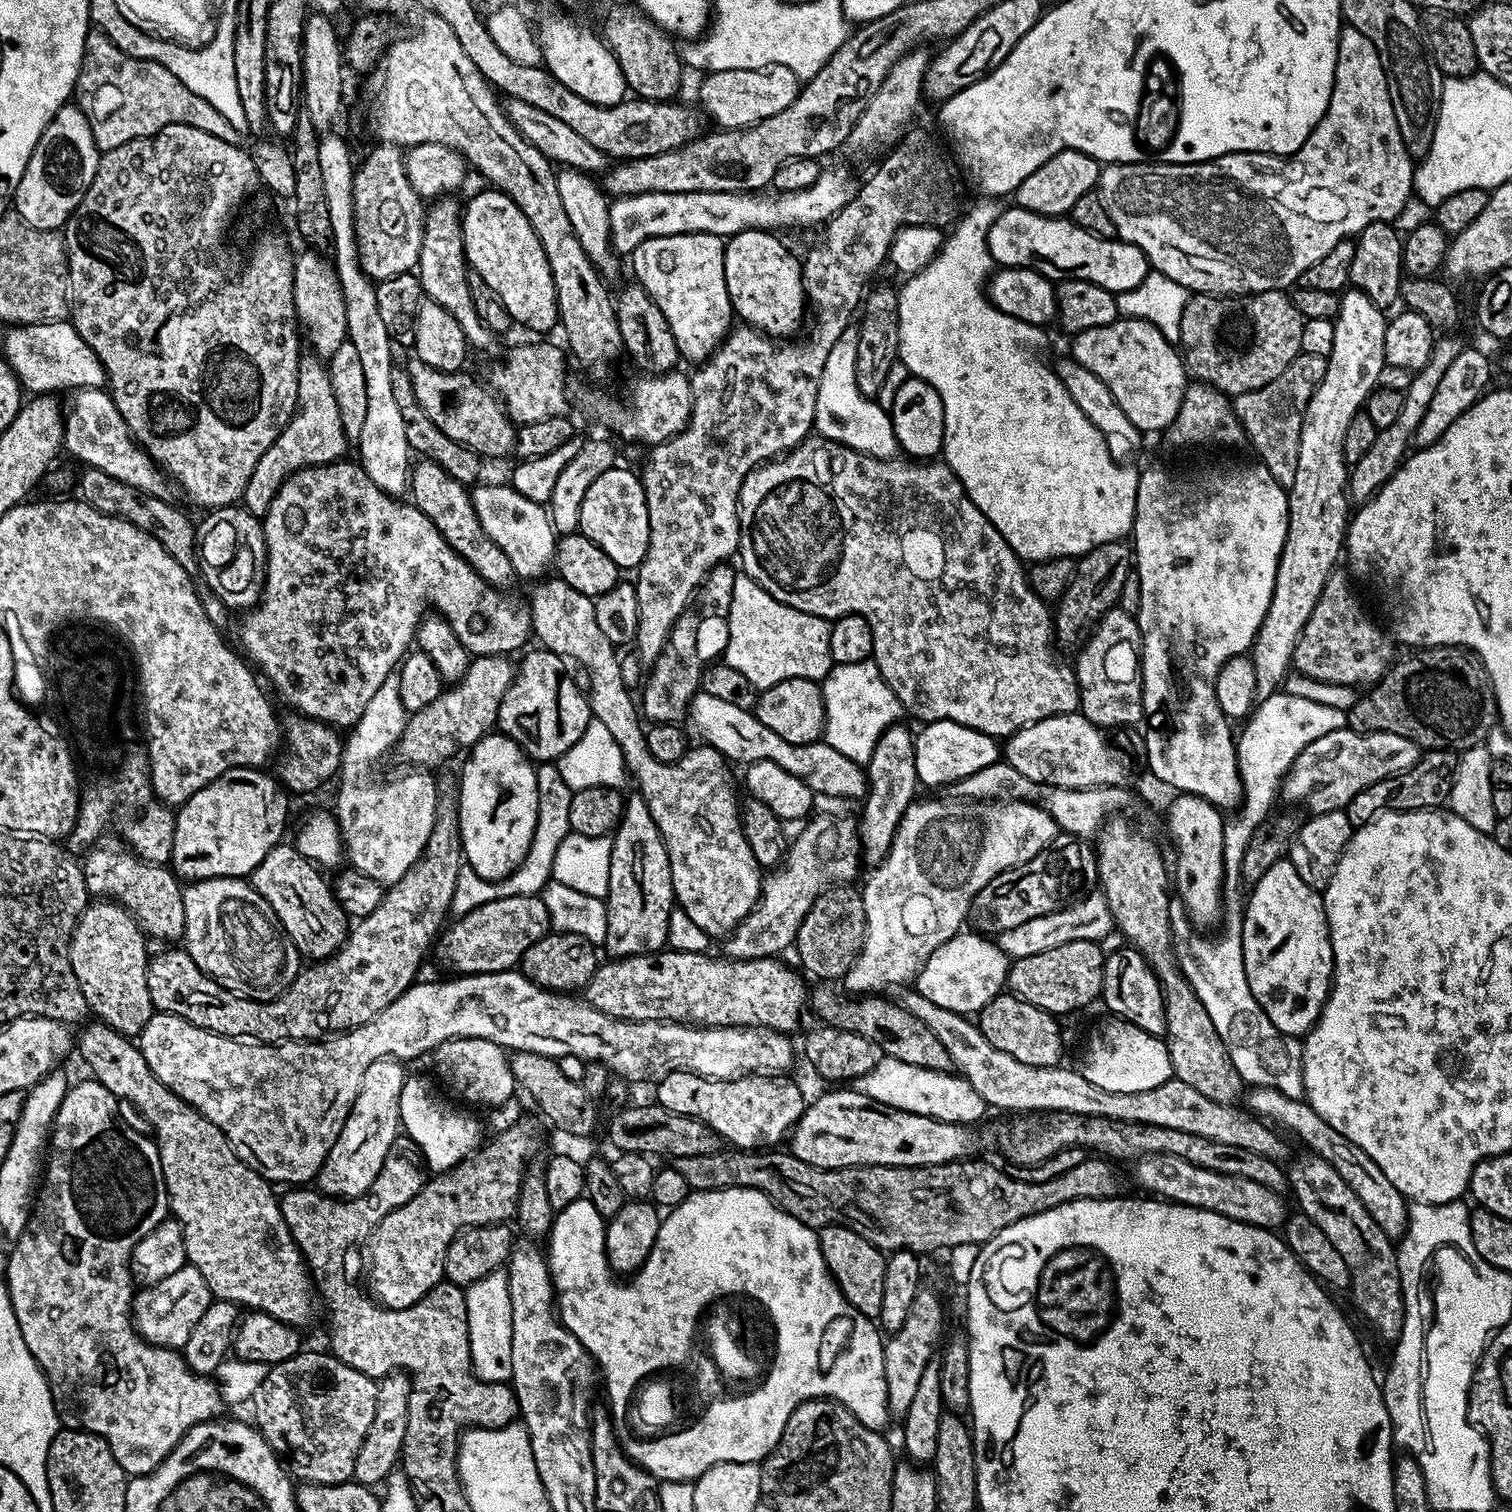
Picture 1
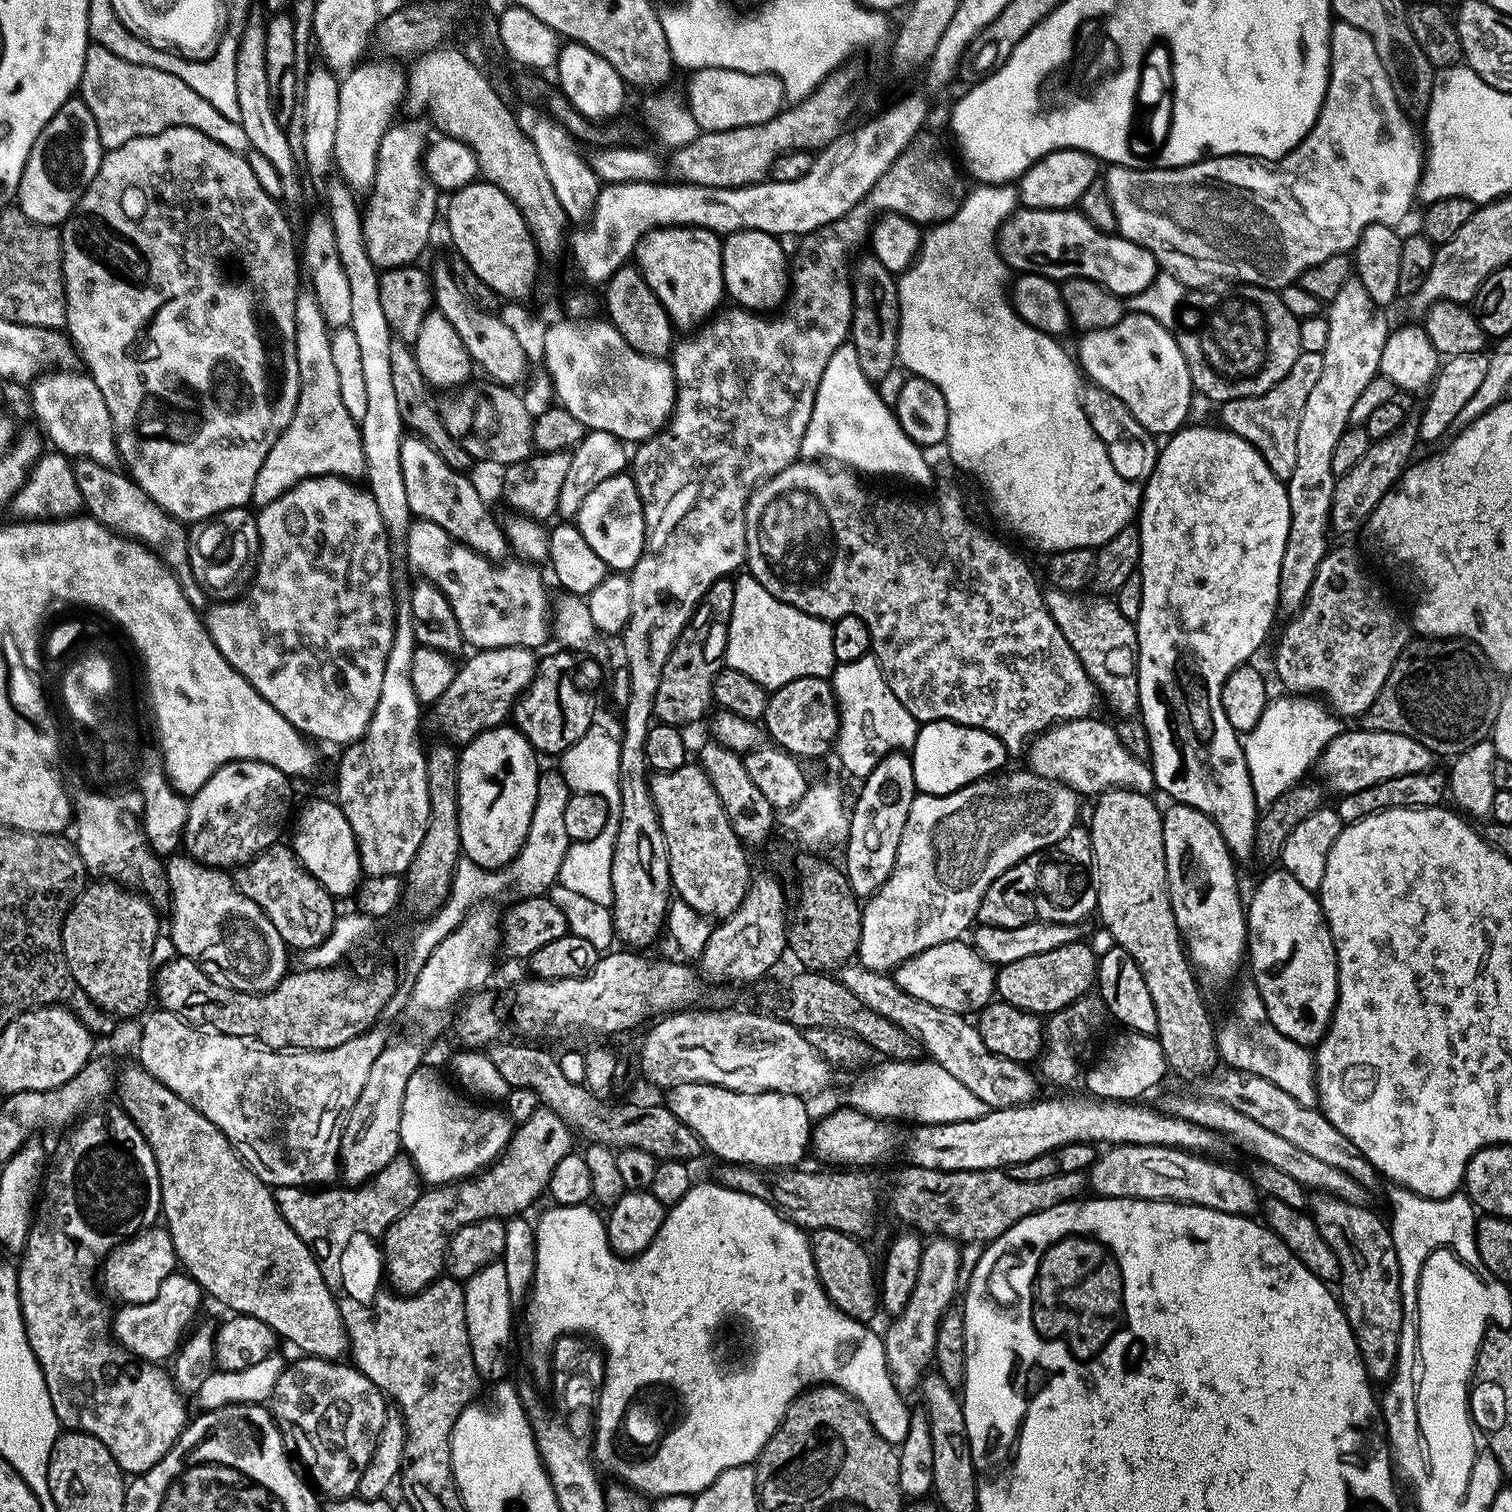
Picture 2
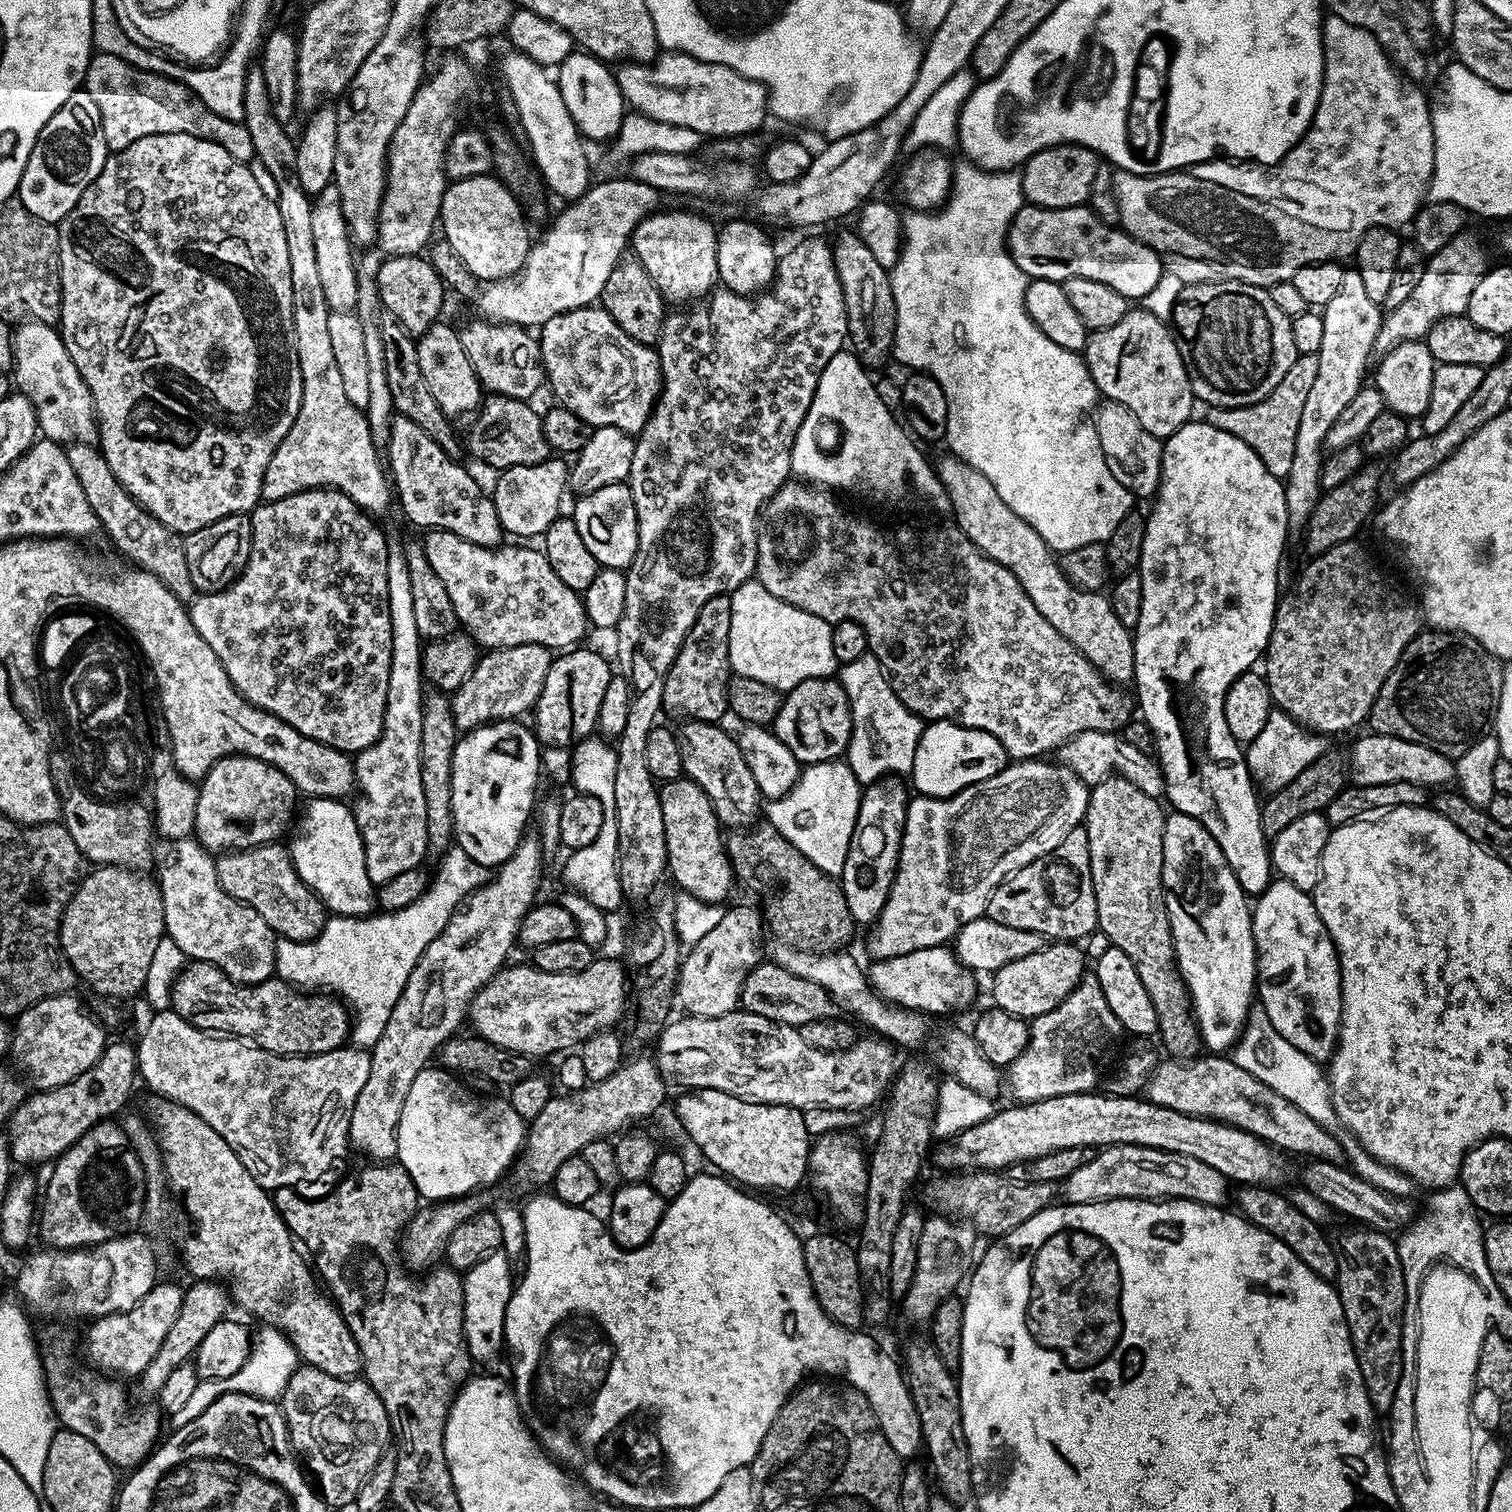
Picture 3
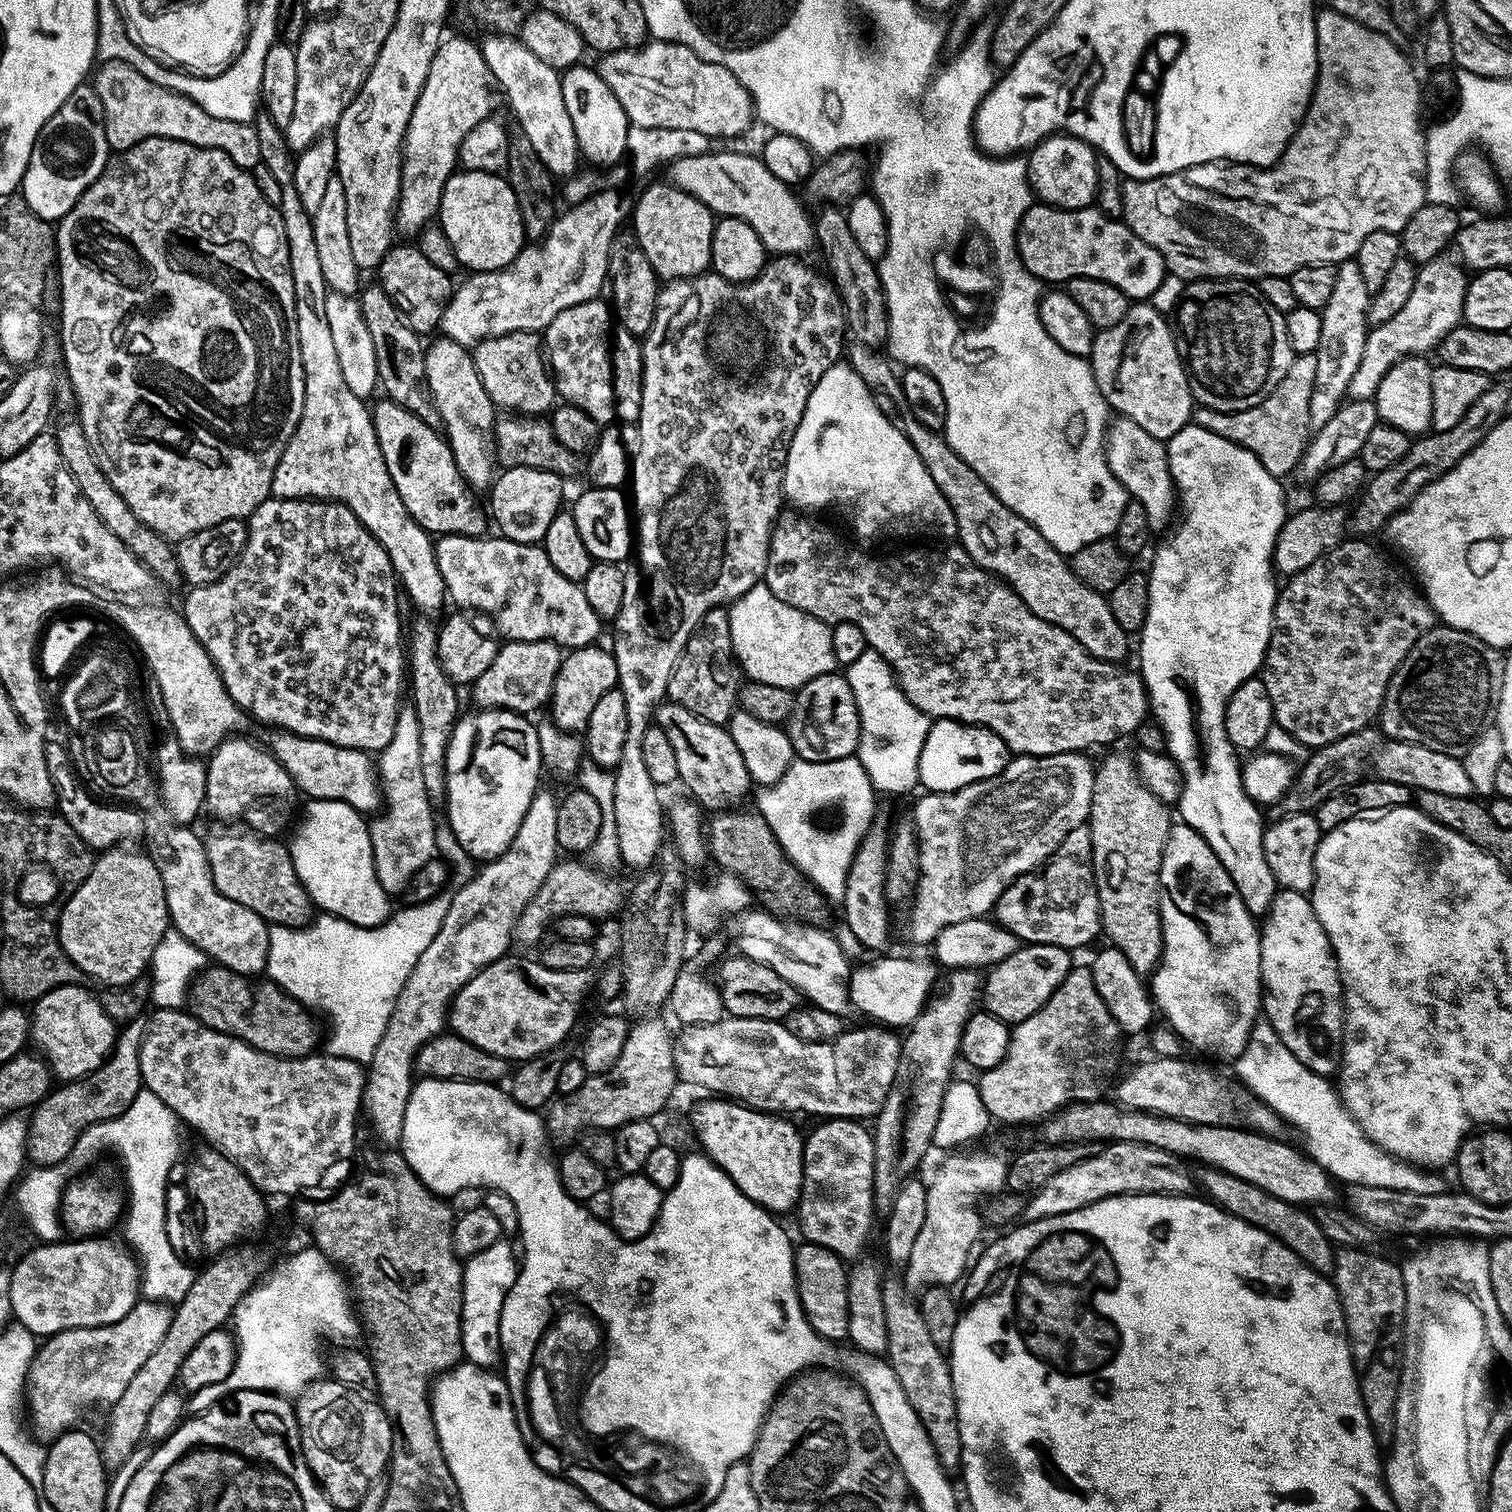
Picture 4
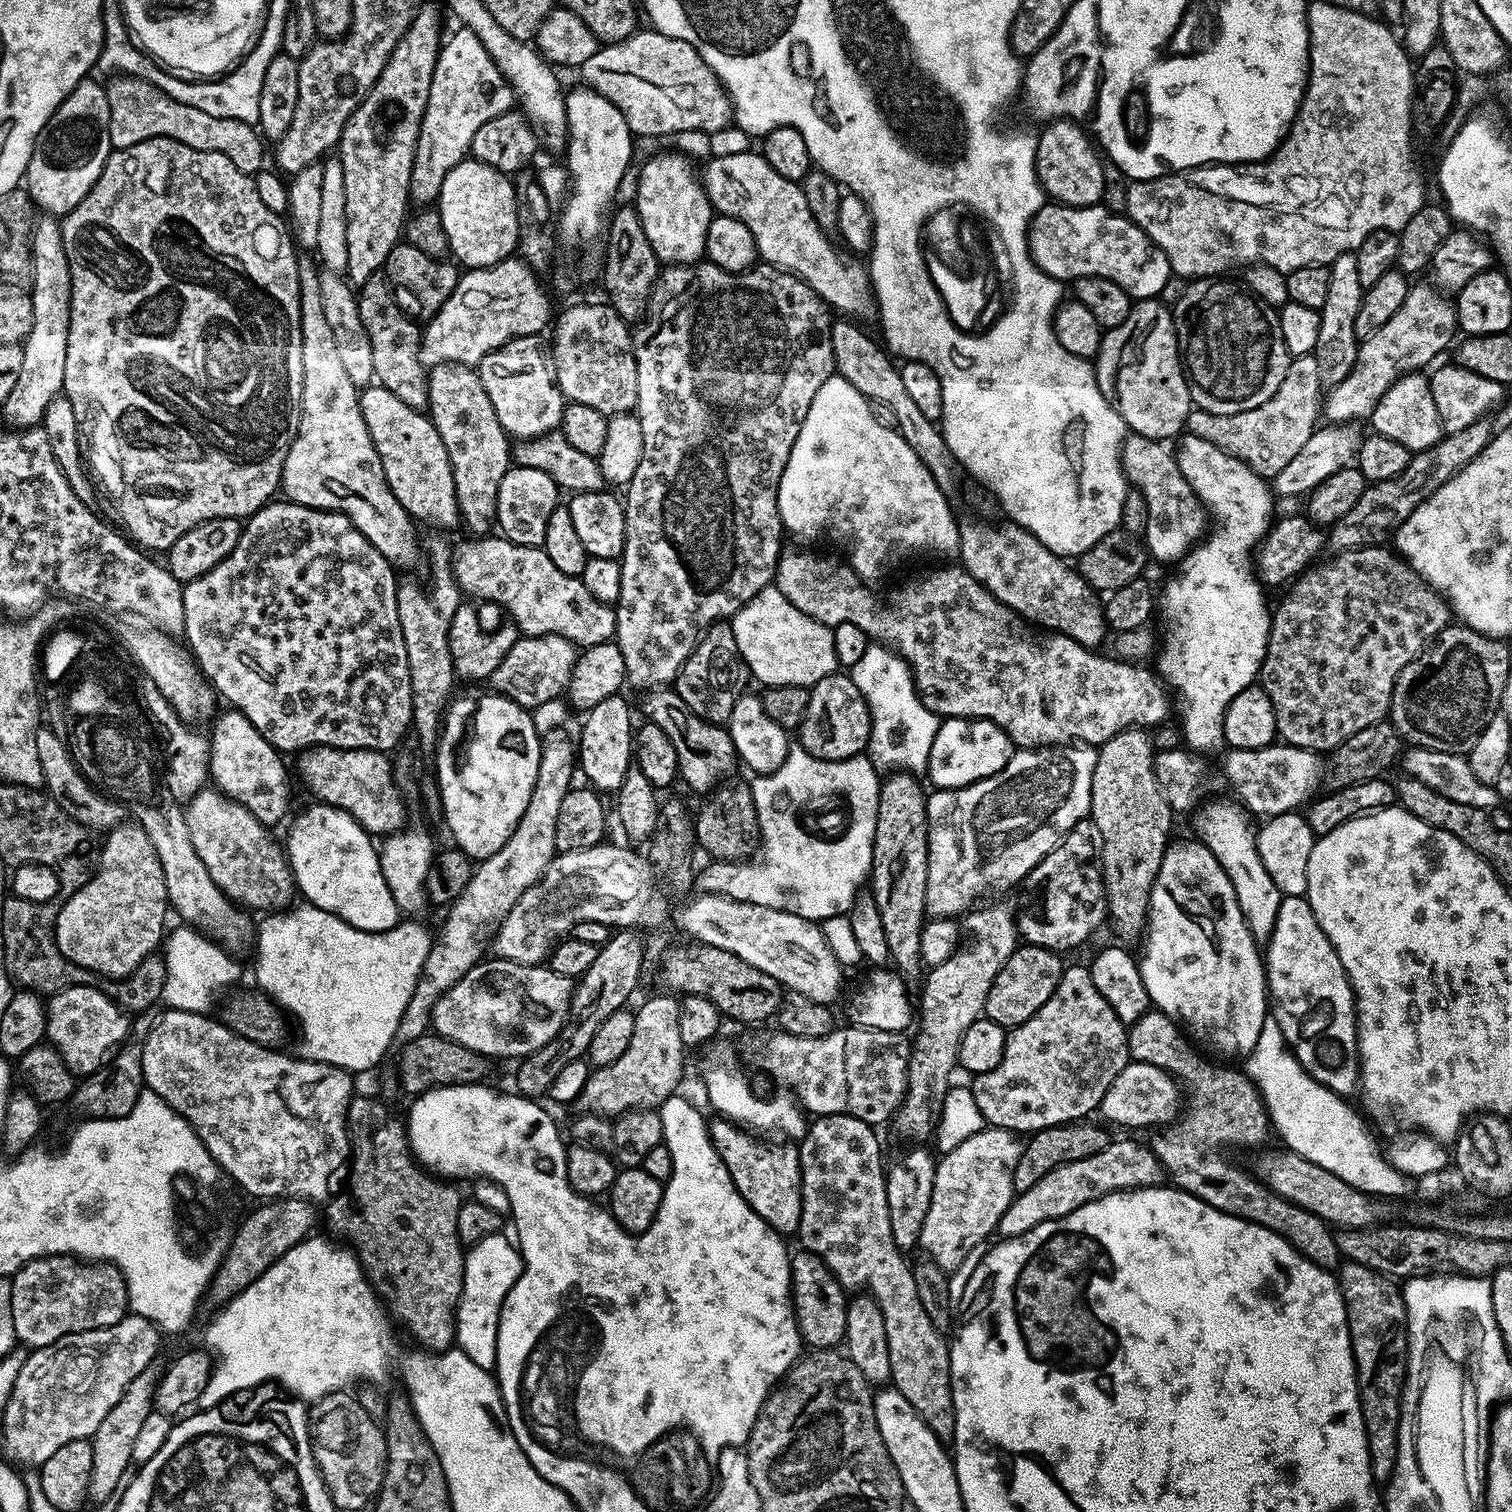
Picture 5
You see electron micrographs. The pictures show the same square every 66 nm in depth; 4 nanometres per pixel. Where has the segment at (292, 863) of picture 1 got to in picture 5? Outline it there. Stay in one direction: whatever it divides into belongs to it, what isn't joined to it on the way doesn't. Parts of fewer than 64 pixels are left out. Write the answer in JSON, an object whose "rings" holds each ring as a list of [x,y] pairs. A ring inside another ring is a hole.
{"rings":[[[206,786],[198,795],[187,801],[184,808],[186,830],[190,830],[190,842],[202,858],[202,866],[210,870],[210,878],[224,891],[224,895],[245,909],[257,908],[260,914],[271,914],[287,909],[293,903],[292,895],[297,895],[296,881],[292,879],[292,868],[288,864],[285,849],[271,836],[269,829],[246,806],[234,802],[215,787]]]}

